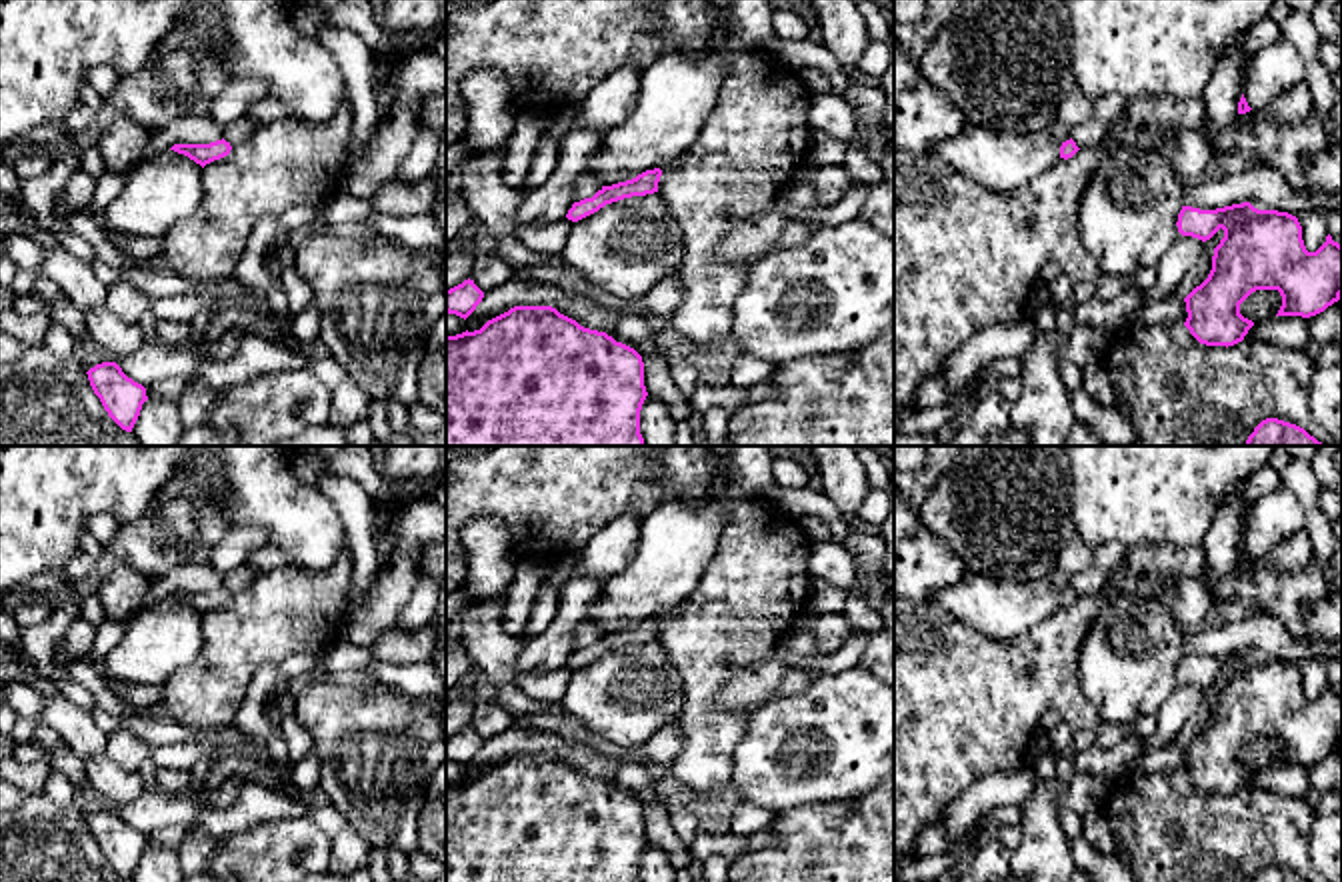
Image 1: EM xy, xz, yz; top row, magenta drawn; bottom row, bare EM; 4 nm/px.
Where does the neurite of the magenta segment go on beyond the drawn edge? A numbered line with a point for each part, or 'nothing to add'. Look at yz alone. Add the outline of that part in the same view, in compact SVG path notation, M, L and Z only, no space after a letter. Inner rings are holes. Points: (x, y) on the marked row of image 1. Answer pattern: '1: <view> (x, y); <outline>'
nothing to add

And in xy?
nothing to add

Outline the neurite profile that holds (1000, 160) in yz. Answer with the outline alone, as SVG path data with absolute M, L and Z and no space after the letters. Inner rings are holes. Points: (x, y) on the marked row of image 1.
M968 126L958 136L934 144L932 152L996 194L1030 184L1060 160L1048 130L1016 134Z

